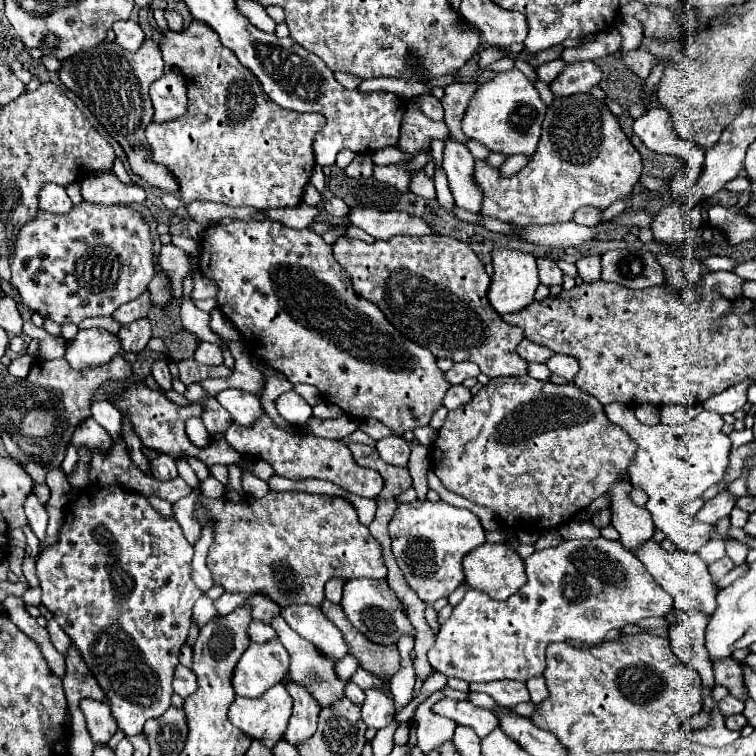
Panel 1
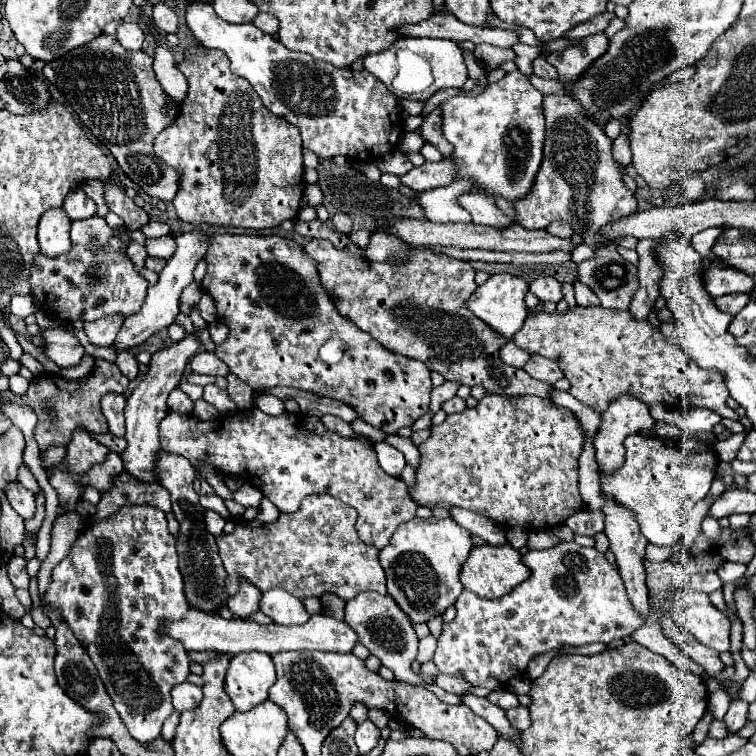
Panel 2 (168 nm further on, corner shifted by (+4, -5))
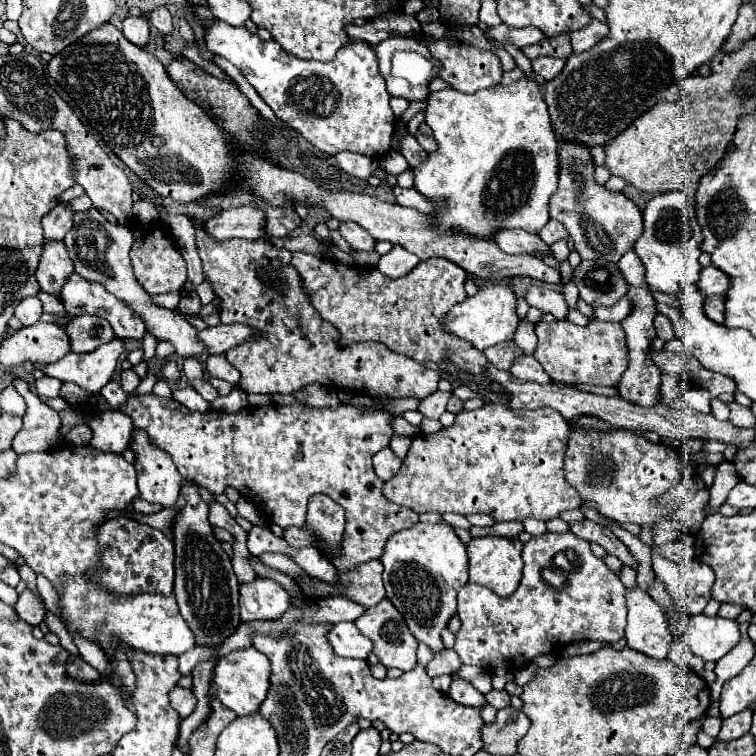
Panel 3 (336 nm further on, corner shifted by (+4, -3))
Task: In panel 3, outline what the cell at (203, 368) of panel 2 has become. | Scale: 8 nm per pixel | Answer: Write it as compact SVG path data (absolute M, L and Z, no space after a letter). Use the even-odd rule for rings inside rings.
M222 354L220 356L208 356L206 358L206 370L208 370L210 376L226 380L232 386L236 386L238 380L240 380L240 372Z

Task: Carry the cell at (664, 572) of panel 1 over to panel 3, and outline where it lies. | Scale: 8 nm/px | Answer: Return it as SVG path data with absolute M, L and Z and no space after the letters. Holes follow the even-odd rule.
M696 614L692 615L690 620L681 620L687 621L687 631L680 639L686 643L692 652L696 656L700 656L702 660L720 660L722 656L726 656L738 642L740 642L740 632L738 632L738 622L736 620L730 620L730 618L722 618L722 616L706 616L706 614Z

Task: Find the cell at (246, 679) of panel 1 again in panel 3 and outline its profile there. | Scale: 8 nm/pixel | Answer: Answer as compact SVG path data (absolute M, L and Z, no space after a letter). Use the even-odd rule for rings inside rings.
M244 648L244 650L234 650L228 656L224 656L216 668L214 668L214 690L220 702L234 710L238 716L246 716L252 712L258 712L262 700L266 700L268 690L270 690L270 660L256 648Z

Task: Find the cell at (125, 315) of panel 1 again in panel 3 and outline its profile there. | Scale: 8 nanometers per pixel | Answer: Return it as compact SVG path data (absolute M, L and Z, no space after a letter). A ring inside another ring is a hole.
M78 316L66 326L72 352L92 352L114 338L114 330L100 316Z

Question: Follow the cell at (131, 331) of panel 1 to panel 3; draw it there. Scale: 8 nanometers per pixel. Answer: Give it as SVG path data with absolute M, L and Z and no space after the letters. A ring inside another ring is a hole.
M128 368L128 370L122 370L120 384L122 384L122 388L124 388L126 394L132 394L134 388L140 384L140 378L138 378L138 374L132 368Z

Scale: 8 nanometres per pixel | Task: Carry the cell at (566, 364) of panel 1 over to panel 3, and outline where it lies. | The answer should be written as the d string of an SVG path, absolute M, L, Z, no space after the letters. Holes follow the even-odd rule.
M522 356L520 360L516 360L510 368L510 372L522 380L530 380L530 382L540 382L546 384L550 382L550 376L544 372L544 368L538 364L538 360L534 356Z

